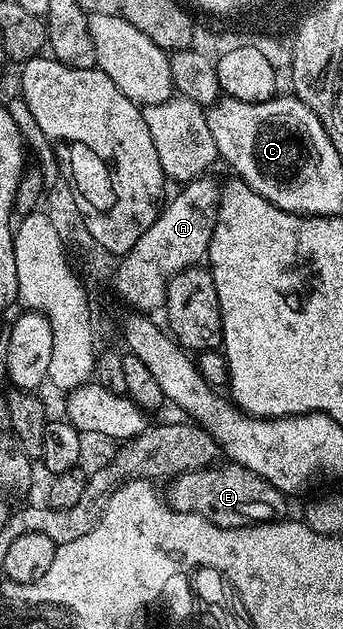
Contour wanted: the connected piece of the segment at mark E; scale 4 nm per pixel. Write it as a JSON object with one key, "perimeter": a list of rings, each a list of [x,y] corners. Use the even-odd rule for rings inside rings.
{"perimeter":[[[228,462],[225,465],[225,468],[191,468],[175,477],[171,481],[172,489],[166,492],[166,500],[171,504],[172,511],[195,512],[201,520],[209,520],[223,528],[267,525],[289,515],[289,497],[281,489],[270,486],[266,478],[254,474],[254,470],[246,470],[243,464]]]}

